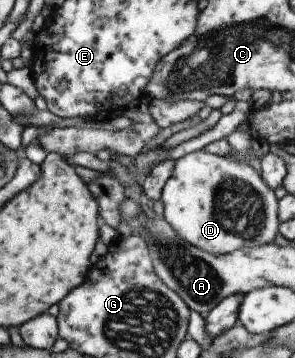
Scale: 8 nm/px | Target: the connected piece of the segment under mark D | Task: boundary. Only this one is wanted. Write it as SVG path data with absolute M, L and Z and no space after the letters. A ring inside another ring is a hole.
M203 150L184 154L174 162L168 179L162 186L160 199L162 220L180 240L209 255L220 256L234 250L271 244L278 232L277 199L273 191L260 180L260 176L246 163L228 156L215 156Z

